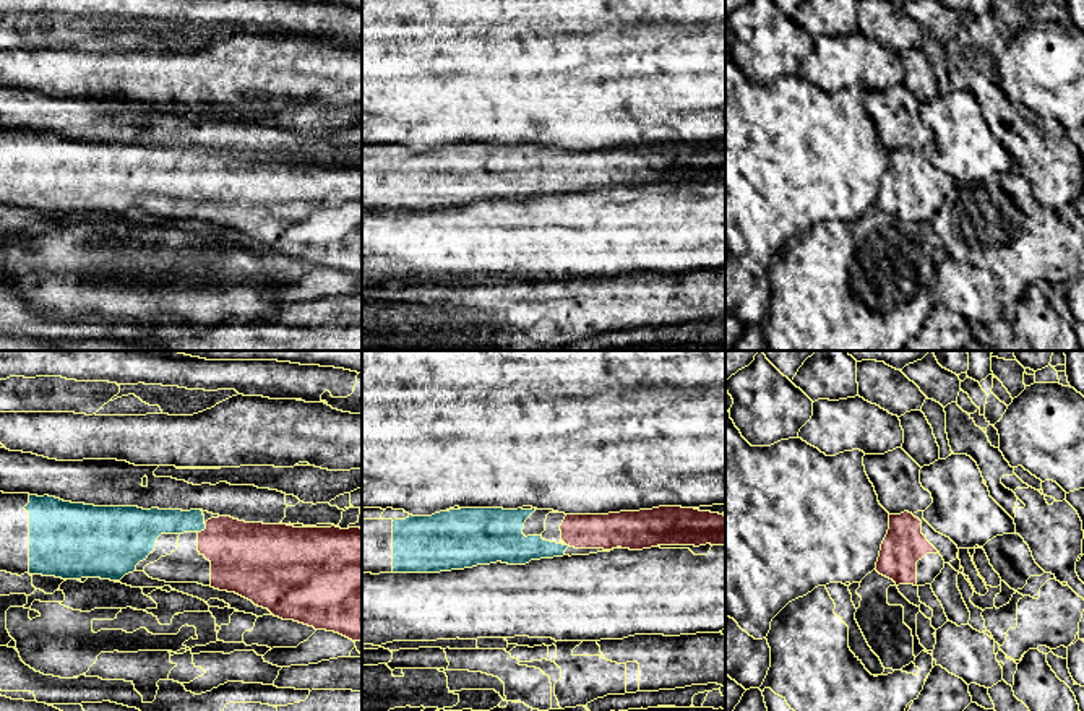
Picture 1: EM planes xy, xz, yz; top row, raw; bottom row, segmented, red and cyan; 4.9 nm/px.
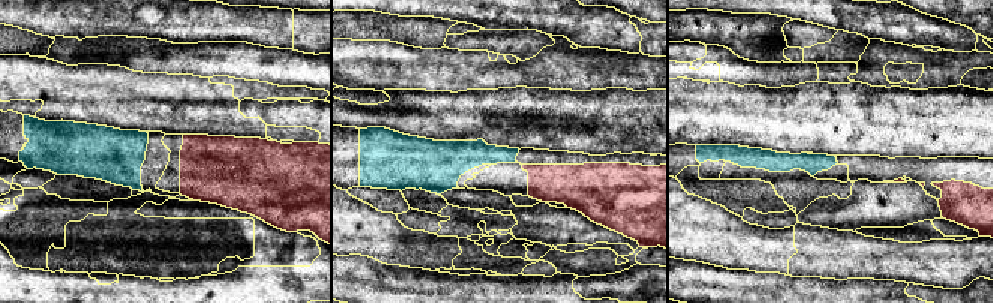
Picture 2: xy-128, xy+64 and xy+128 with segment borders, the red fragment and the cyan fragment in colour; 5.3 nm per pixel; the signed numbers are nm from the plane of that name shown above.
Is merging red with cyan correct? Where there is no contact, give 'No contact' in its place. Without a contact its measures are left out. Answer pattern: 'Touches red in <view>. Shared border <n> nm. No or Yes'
Touches red in xy. Shared border 60 nm. Yes

